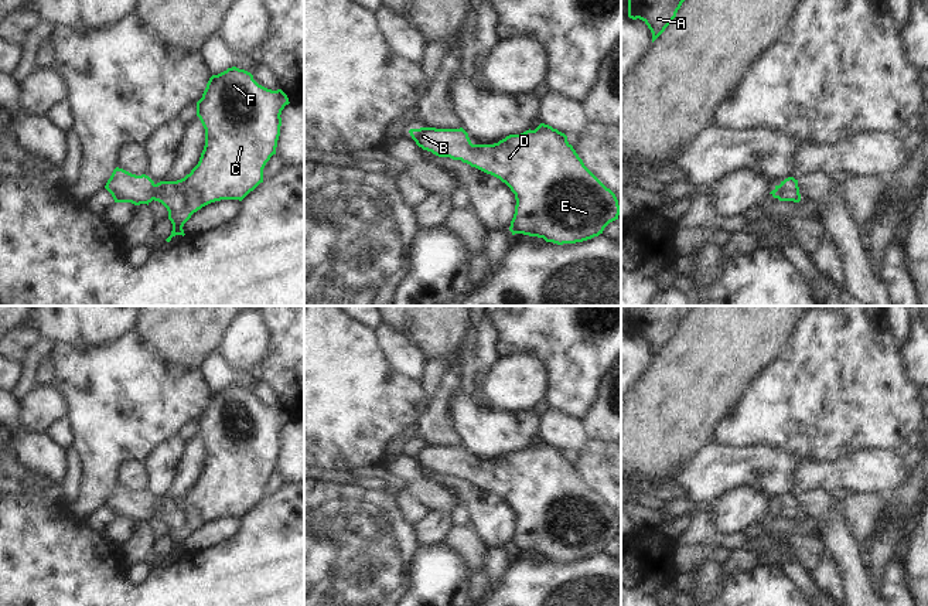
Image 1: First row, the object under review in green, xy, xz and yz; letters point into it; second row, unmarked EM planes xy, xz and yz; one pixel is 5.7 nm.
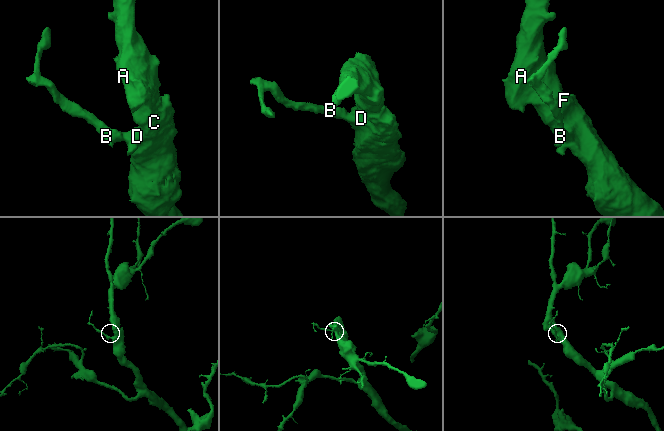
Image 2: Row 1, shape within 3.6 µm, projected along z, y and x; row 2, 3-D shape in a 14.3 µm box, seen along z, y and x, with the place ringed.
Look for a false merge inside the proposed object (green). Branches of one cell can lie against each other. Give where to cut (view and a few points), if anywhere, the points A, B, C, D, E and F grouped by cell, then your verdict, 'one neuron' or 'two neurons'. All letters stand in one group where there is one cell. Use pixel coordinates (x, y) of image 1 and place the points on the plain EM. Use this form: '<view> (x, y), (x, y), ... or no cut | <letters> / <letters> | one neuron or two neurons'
no cut | A B C D E F | one neuron

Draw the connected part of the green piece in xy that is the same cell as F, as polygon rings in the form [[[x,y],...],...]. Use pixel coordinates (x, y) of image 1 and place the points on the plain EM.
[[[232,384],[218,392],[212,392],[202,415],[197,419],[197,433],[205,446],[205,463],[198,481],[191,490],[177,498],[160,498],[156,501],[146,491],[136,493],[116,484],[105,505],[112,511],[115,520],[132,520],[134,522],[149,522],[153,517],[161,520],[167,525],[168,537],[173,541],[171,552],[166,558],[170,559],[175,552],[184,554],[182,544],[194,530],[221,517],[242,518],[250,508],[263,500],[263,486],[270,474],[276,471],[282,443],[280,432],[289,421],[289,415],[282,406],[272,408],[259,402],[253,396],[253,392],[245,387]]]

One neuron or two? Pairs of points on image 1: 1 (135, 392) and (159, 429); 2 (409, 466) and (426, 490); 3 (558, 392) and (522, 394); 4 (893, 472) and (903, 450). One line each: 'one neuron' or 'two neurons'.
1: one neuron
2: one neuron
3: two neurons
4: two neurons

